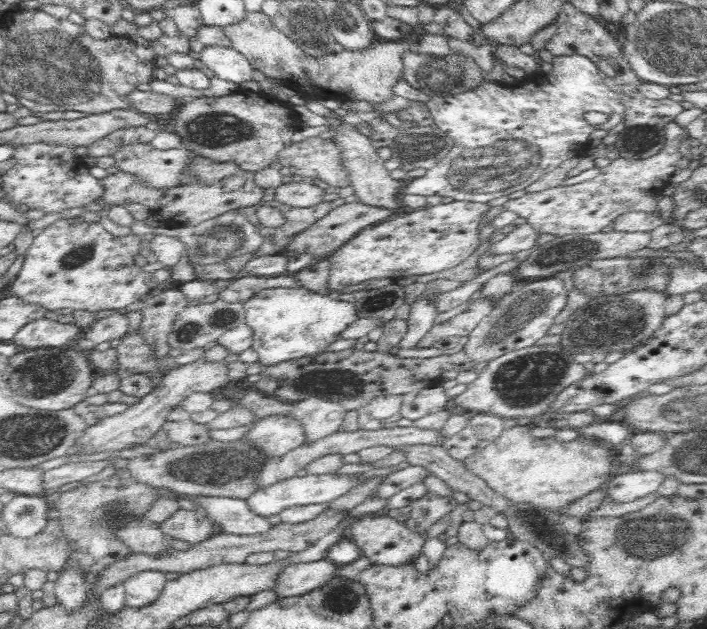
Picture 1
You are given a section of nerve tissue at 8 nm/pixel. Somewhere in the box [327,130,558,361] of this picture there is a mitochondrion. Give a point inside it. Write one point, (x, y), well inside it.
(523, 311)

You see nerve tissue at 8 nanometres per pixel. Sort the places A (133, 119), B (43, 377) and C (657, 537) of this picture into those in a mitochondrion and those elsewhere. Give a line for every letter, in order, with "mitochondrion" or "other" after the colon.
A: other
B: mitochondrion
C: mitochondrion

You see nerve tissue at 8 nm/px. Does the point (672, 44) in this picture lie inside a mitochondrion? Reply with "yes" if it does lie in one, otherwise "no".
yes

